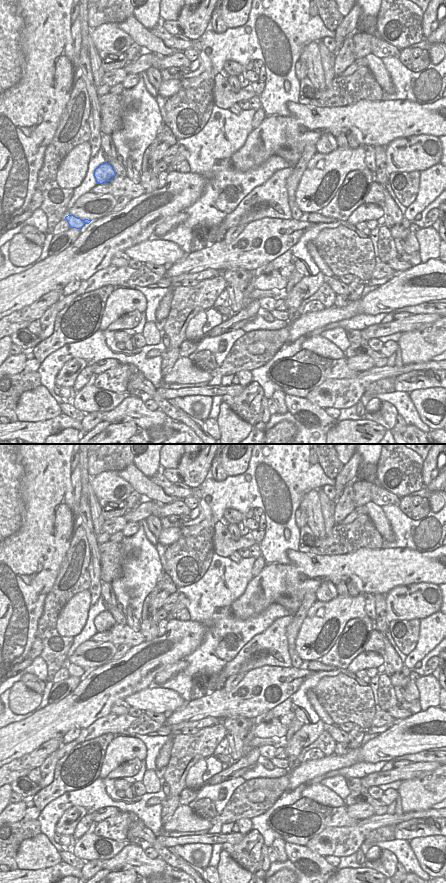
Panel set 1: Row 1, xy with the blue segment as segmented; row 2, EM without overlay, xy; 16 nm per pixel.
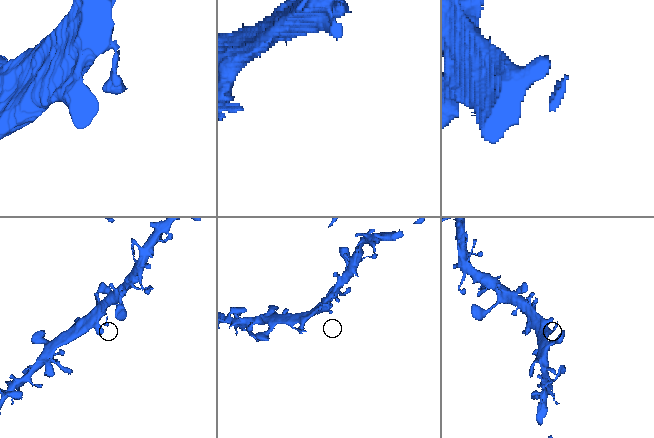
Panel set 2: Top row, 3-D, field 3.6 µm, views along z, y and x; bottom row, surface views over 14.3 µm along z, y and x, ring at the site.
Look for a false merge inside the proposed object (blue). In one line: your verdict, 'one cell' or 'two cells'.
one cell

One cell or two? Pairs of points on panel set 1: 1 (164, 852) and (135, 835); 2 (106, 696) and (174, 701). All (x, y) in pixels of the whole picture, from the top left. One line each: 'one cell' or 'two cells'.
1: one cell
2: two cells

